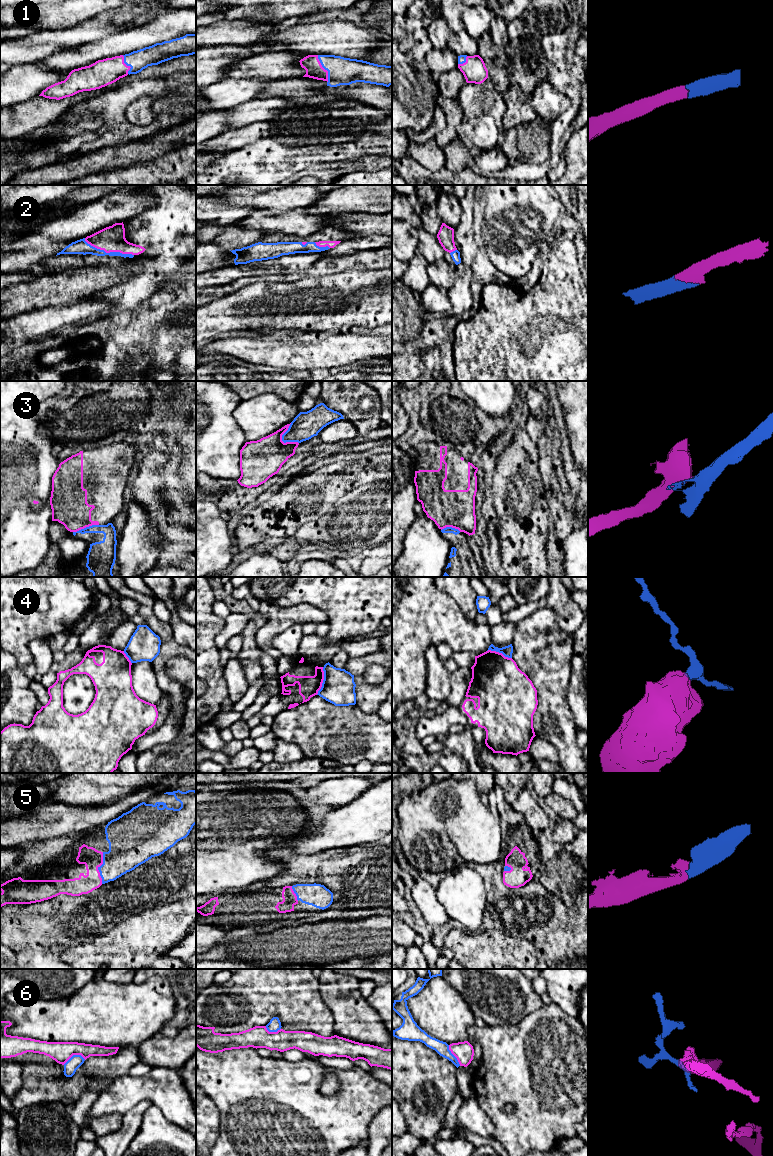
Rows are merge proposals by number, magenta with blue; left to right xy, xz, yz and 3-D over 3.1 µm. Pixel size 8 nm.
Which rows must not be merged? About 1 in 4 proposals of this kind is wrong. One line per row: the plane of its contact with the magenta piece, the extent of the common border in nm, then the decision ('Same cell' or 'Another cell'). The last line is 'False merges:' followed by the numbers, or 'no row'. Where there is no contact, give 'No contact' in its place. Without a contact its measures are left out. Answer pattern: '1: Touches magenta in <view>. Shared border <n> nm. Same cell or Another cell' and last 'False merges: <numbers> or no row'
1: Touches magenta in xz. Shared border 240 nm. Same cell
2: Touches magenta in xy. Shared border 420 nm. Same cell
3: Touches magenta in xz. Shared border 180 nm. Another cell
4: Touches magenta in xz. Shared border 240 nm. Another cell
5: Touches magenta in xy. Shared border 260 nm. Same cell
6: Touches magenta in xy. Shared border 190 nm. Another cell
False merges: 3, 4, 6

